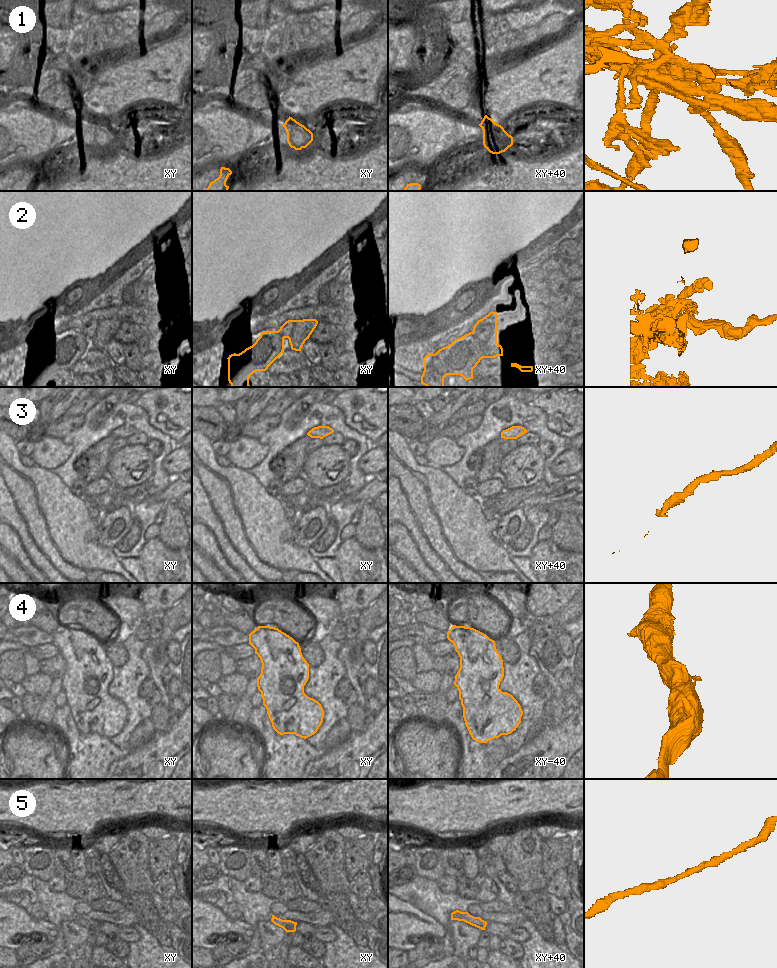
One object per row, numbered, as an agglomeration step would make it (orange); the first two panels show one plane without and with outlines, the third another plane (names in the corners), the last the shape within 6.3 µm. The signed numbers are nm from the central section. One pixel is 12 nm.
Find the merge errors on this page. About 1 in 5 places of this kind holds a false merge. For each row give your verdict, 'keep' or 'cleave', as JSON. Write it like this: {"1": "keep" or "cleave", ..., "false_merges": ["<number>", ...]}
{"1": "cleave", "2": "keep", "3": "keep", "4": "keep", "5": "keep", "false_merges": ["1"]}

